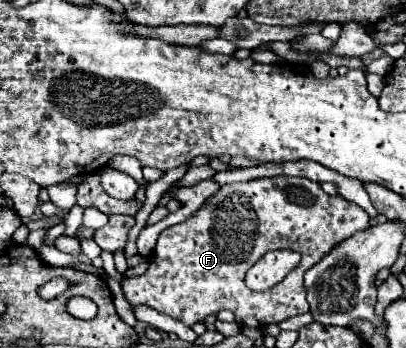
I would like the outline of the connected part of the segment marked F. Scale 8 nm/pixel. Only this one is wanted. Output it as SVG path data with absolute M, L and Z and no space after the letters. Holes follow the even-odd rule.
M263 177L247 183L223 185L219 193L209 197L191 219L173 225L159 235L157 247L153 249L151 257L151 265L155 269L153 273L157 275L141 275L133 279L133 287L137 287L137 291L143 291L149 297L143 299L139 297L141 293L137 293L135 297L131 289L131 279L127 281L127 291L123 285L123 293L127 295L127 301L131 305L147 303L149 307L155 307L159 313L165 313L187 327L193 327L195 323L201 323L207 315L217 315L223 309L231 311L241 327L265 327L269 323L281 323L289 317L309 311L309 303L305 299L303 271L313 267L313 263L317 263L317 259L321 259L321 255L325 255L325 251L335 247L341 239L347 239L347 235L353 235L369 225L371 217L361 207L351 201L345 201L339 195L327 195L319 183L305 177ZM275 249L297 251L301 255L299 267L291 271L279 285L265 293L255 293L247 289L245 273L267 251Z

